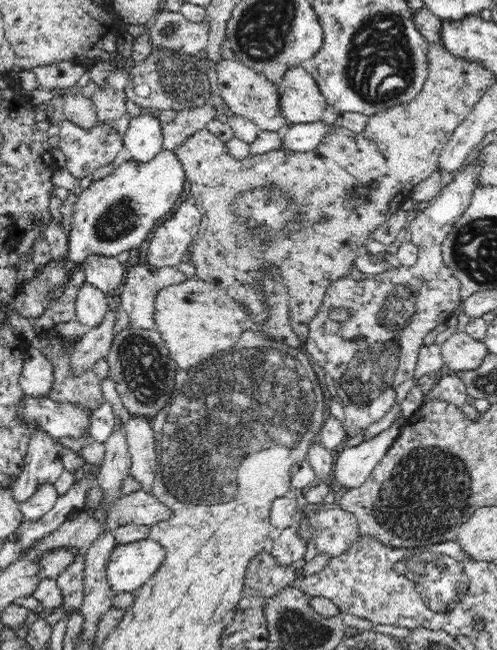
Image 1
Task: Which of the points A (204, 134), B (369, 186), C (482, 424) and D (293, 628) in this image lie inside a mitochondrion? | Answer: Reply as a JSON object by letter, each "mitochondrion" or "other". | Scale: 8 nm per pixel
{"A":"other","B":"other","C":"other","D":"mitochondrion"}

